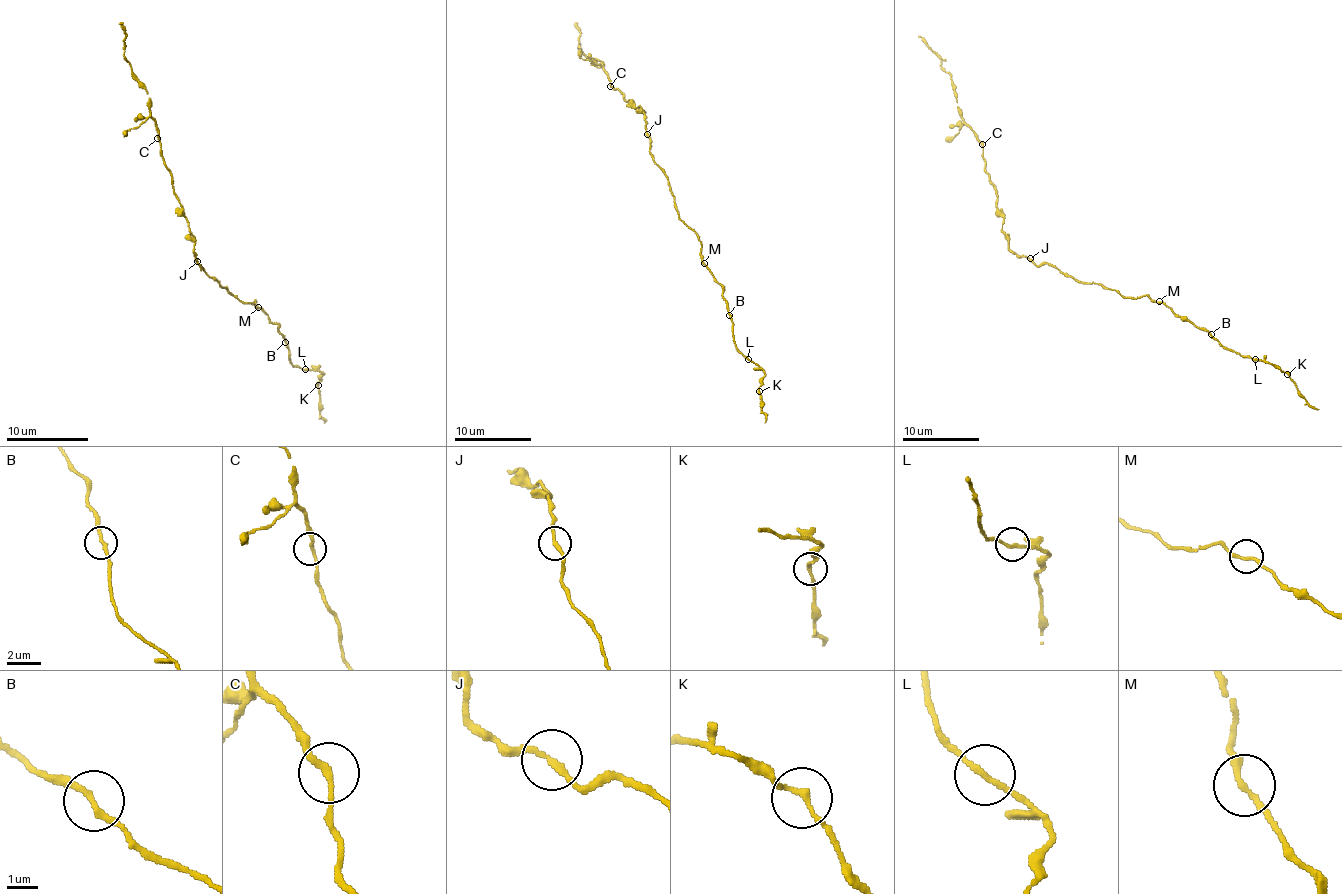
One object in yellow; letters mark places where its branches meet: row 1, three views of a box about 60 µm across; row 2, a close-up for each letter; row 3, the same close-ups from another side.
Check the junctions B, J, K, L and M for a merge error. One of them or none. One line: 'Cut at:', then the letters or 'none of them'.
Cut at: none of them

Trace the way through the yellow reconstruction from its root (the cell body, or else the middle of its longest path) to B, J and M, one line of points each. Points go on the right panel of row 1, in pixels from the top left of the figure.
B: (1069, 274), (1088, 284), (1103, 284), (1126, 297), (1149, 295), (1211, 334)
J: (1069, 274), (1048, 263), (1036, 265), (1030, 259)
M: (1069, 274), (1088, 284), (1103, 284), (1126, 297), (1149, 295), (1159, 301)

